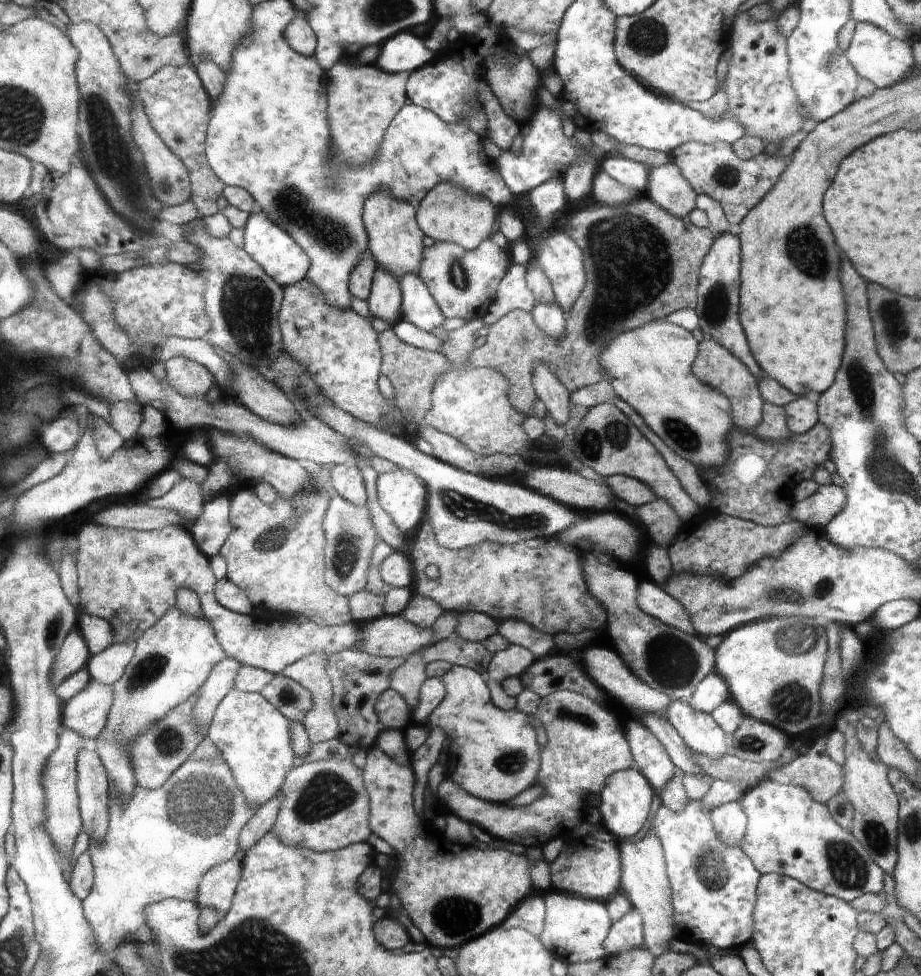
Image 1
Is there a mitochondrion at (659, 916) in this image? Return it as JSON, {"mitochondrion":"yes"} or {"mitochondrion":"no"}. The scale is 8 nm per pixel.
{"mitochondrion":"no"}

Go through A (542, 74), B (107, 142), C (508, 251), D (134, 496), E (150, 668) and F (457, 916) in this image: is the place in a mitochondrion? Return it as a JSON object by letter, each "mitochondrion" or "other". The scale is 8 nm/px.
{"A":"other","B":"mitochondrion","C":"other","D":"other","E":"mitochondrion","F":"mitochondrion"}

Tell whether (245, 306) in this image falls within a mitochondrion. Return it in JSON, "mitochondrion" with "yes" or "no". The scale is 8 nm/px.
{"mitochondrion":"yes"}

